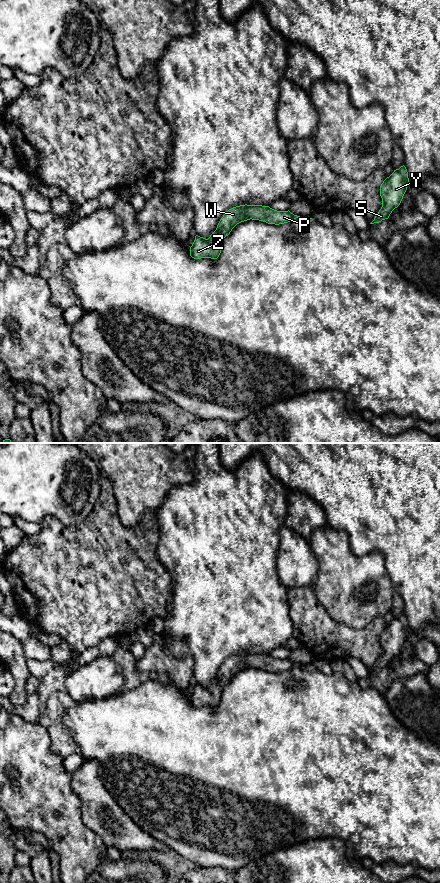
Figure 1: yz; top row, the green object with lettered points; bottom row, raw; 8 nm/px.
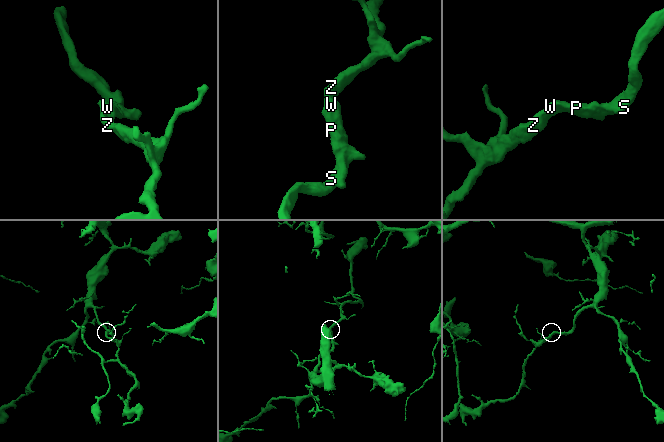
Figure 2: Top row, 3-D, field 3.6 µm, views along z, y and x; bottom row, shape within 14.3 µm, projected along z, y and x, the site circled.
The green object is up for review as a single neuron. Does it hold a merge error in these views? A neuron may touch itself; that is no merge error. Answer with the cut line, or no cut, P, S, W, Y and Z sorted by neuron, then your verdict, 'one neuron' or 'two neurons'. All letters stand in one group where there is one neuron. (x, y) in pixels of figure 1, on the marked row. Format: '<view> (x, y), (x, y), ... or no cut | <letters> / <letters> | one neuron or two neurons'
no cut | P S W Y Z | one neuron

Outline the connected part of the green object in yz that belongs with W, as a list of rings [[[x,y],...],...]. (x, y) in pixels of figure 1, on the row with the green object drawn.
[[[240,205],[229,209],[220,219],[216,230],[208,239],[195,236],[190,247],[190,256],[194,259],[211,258],[217,259],[221,253],[223,240],[230,234],[232,229],[239,223],[247,220],[259,220],[268,224],[284,224],[294,219],[306,220],[307,218],[294,215],[288,211],[277,211],[269,206]]]

